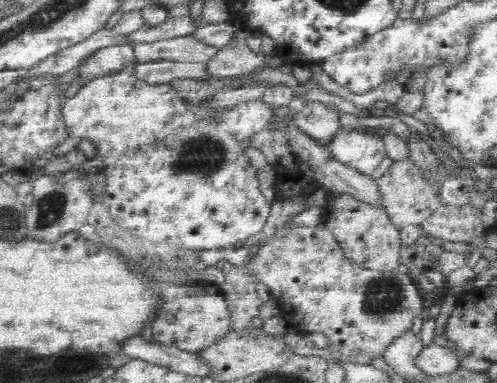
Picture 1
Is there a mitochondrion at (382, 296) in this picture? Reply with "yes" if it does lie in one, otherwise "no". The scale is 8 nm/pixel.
yes

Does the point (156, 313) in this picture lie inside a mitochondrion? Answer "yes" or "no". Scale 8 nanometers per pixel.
no

